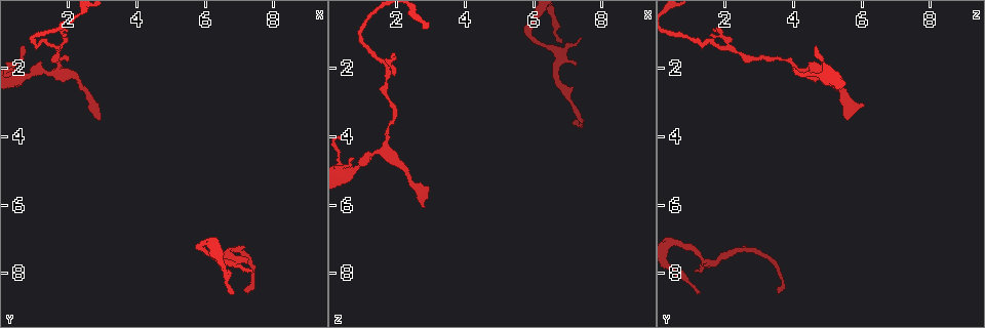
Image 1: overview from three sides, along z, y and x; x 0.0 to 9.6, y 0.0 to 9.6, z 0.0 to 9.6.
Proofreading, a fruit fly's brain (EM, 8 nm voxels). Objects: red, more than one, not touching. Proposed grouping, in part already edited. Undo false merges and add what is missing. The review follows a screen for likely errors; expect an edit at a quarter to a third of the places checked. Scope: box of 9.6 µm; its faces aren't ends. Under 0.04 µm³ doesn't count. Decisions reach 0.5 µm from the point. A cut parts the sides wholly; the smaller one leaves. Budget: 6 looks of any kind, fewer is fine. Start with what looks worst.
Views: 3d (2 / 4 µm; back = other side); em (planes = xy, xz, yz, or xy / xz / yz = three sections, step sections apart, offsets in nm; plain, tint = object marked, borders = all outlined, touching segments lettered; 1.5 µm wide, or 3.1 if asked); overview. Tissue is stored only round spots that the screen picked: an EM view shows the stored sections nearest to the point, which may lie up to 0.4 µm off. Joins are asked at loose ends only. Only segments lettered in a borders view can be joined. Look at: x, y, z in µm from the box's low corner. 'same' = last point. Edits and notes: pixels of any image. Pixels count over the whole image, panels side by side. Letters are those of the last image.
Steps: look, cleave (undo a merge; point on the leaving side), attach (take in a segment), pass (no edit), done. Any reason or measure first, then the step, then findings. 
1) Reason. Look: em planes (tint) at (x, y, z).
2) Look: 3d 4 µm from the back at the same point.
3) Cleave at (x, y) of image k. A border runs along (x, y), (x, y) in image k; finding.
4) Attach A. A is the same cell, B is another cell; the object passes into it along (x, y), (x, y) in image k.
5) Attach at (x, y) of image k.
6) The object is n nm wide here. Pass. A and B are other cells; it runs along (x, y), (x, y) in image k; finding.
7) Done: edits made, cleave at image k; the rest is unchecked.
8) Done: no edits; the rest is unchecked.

Thin end. Look: em planes (plain) at (6.85, 8.55, 1.20).

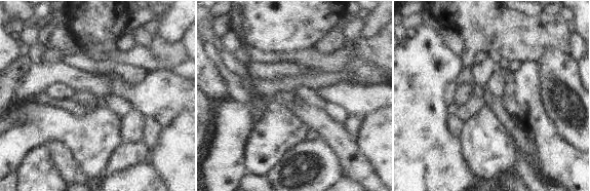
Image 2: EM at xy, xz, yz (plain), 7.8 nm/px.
Look: em planes (borders) at the same point.

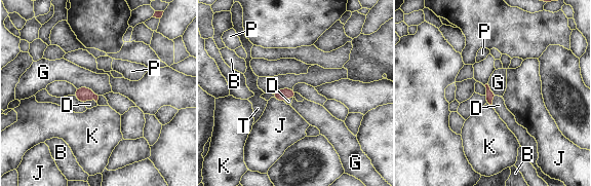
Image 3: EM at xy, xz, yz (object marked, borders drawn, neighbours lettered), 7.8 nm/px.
The object is 80 nm wide here. Attach D. D is the same cell, B, G, J, K, P and T are other cells; the object passes into it along (82, 94), (90, 100), (89, 104) in image 3; it goes on there.

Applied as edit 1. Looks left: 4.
Branch stops here. Look: 3d 4 µm at (1.70, 0.85, 1.75).

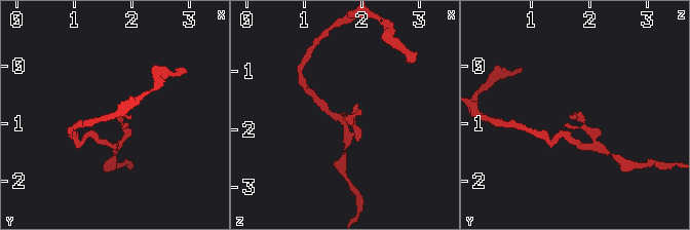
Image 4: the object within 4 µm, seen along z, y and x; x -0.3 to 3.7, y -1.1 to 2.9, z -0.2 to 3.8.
Shape alone is not enough. Look: em planes (borders) at (1.70, 0.85, 1.65).

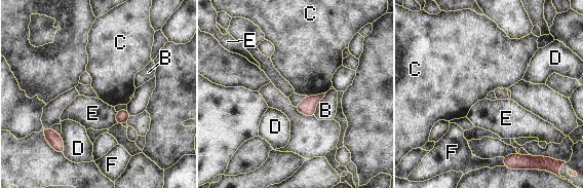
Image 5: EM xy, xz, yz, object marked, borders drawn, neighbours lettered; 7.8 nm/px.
The longest contact is with B, 200 nm. Pass. B, C, D, E and F are other cells; a border runs along (325, 91), (319, 95), (306, 96) in image 5; none of them fits.

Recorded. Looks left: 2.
End of a long branch. Look: 3d 4 µm at (7.30, 8.60, 3.55).

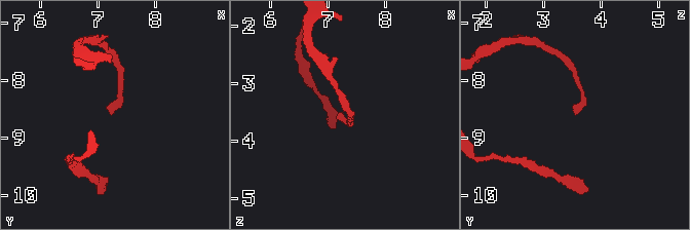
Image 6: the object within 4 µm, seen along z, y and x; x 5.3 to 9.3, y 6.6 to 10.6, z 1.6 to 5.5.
Look: em xy step 4 (borders) at (7.30, 8.55, 3.55).

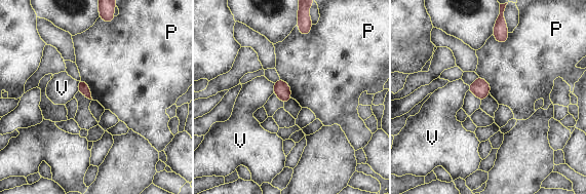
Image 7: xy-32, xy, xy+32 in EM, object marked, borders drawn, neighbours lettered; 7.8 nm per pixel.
Pass. P and V are other cells; a border runs along (493, 34), (500, 43), (509, 36) in image 7; none of them fits.

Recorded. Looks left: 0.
Done: edits made, attach at image 3; the rest is unchecked.

